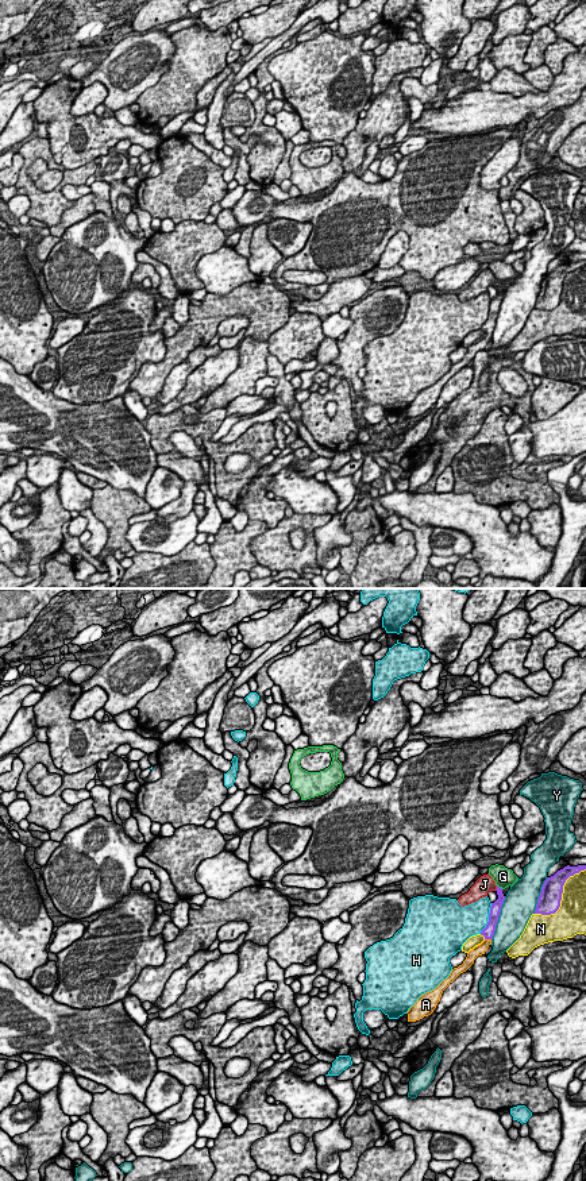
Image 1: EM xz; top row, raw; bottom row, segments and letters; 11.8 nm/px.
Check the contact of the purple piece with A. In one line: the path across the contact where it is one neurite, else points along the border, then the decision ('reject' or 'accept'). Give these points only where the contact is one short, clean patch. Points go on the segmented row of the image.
way xz (488, 931), (488, 938), (478, 950); accept

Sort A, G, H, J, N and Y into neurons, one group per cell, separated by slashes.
A / G / H / J / N / Y

